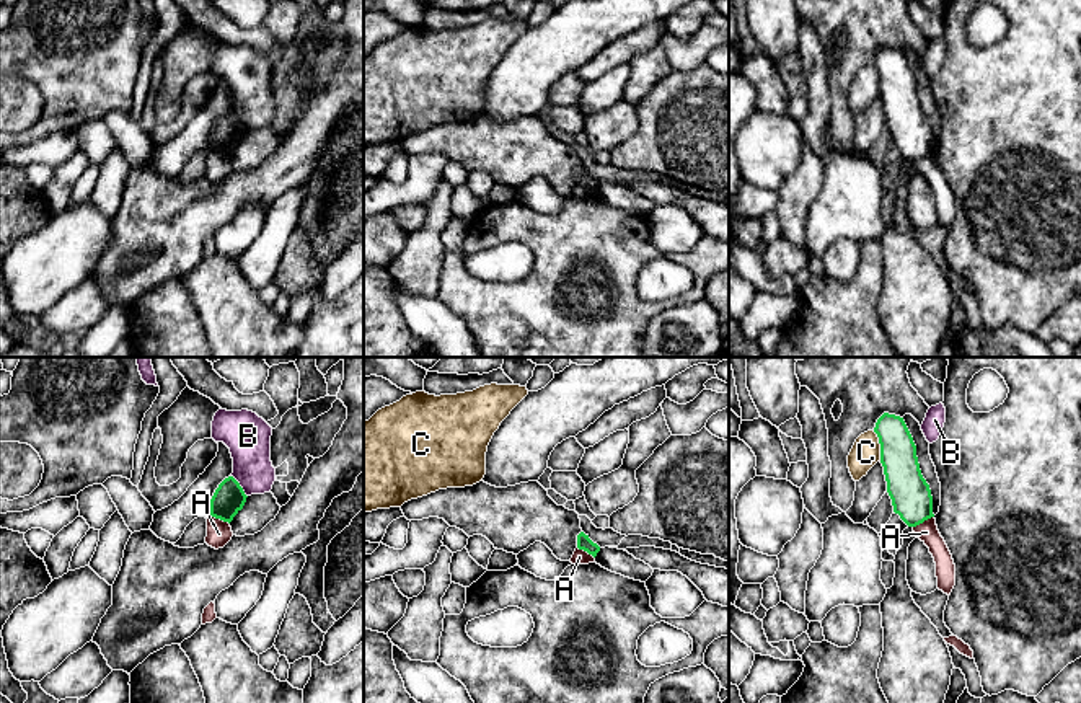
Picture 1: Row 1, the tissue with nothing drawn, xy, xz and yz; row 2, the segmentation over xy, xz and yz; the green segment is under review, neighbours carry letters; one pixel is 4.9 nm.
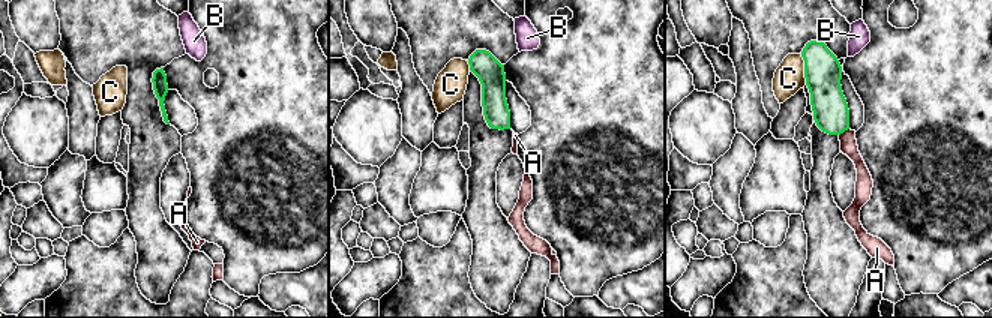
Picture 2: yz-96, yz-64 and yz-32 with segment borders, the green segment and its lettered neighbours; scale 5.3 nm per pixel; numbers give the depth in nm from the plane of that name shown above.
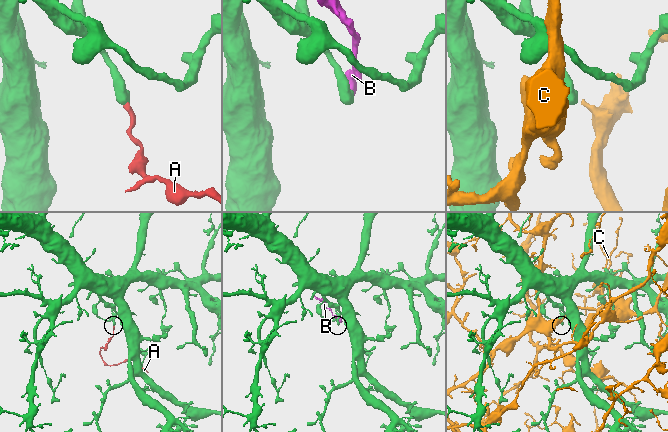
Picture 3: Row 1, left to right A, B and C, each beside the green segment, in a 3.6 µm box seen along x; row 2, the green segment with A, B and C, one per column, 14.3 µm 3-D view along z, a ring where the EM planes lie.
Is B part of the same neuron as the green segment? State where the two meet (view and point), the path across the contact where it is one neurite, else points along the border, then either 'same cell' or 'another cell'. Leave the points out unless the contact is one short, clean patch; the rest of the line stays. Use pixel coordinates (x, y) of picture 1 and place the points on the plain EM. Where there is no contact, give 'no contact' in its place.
contact xy (240, 121); border xy (232, 110), (247, 131); another cell

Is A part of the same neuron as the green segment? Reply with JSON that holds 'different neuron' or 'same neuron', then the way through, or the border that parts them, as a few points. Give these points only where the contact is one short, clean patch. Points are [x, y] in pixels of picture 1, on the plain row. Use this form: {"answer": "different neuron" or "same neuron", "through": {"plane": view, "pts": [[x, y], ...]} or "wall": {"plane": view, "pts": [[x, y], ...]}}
{"answer": "different neuron", "wall": {"plane": "yz", "pts": [[933, 150], [913, 162]]}}

